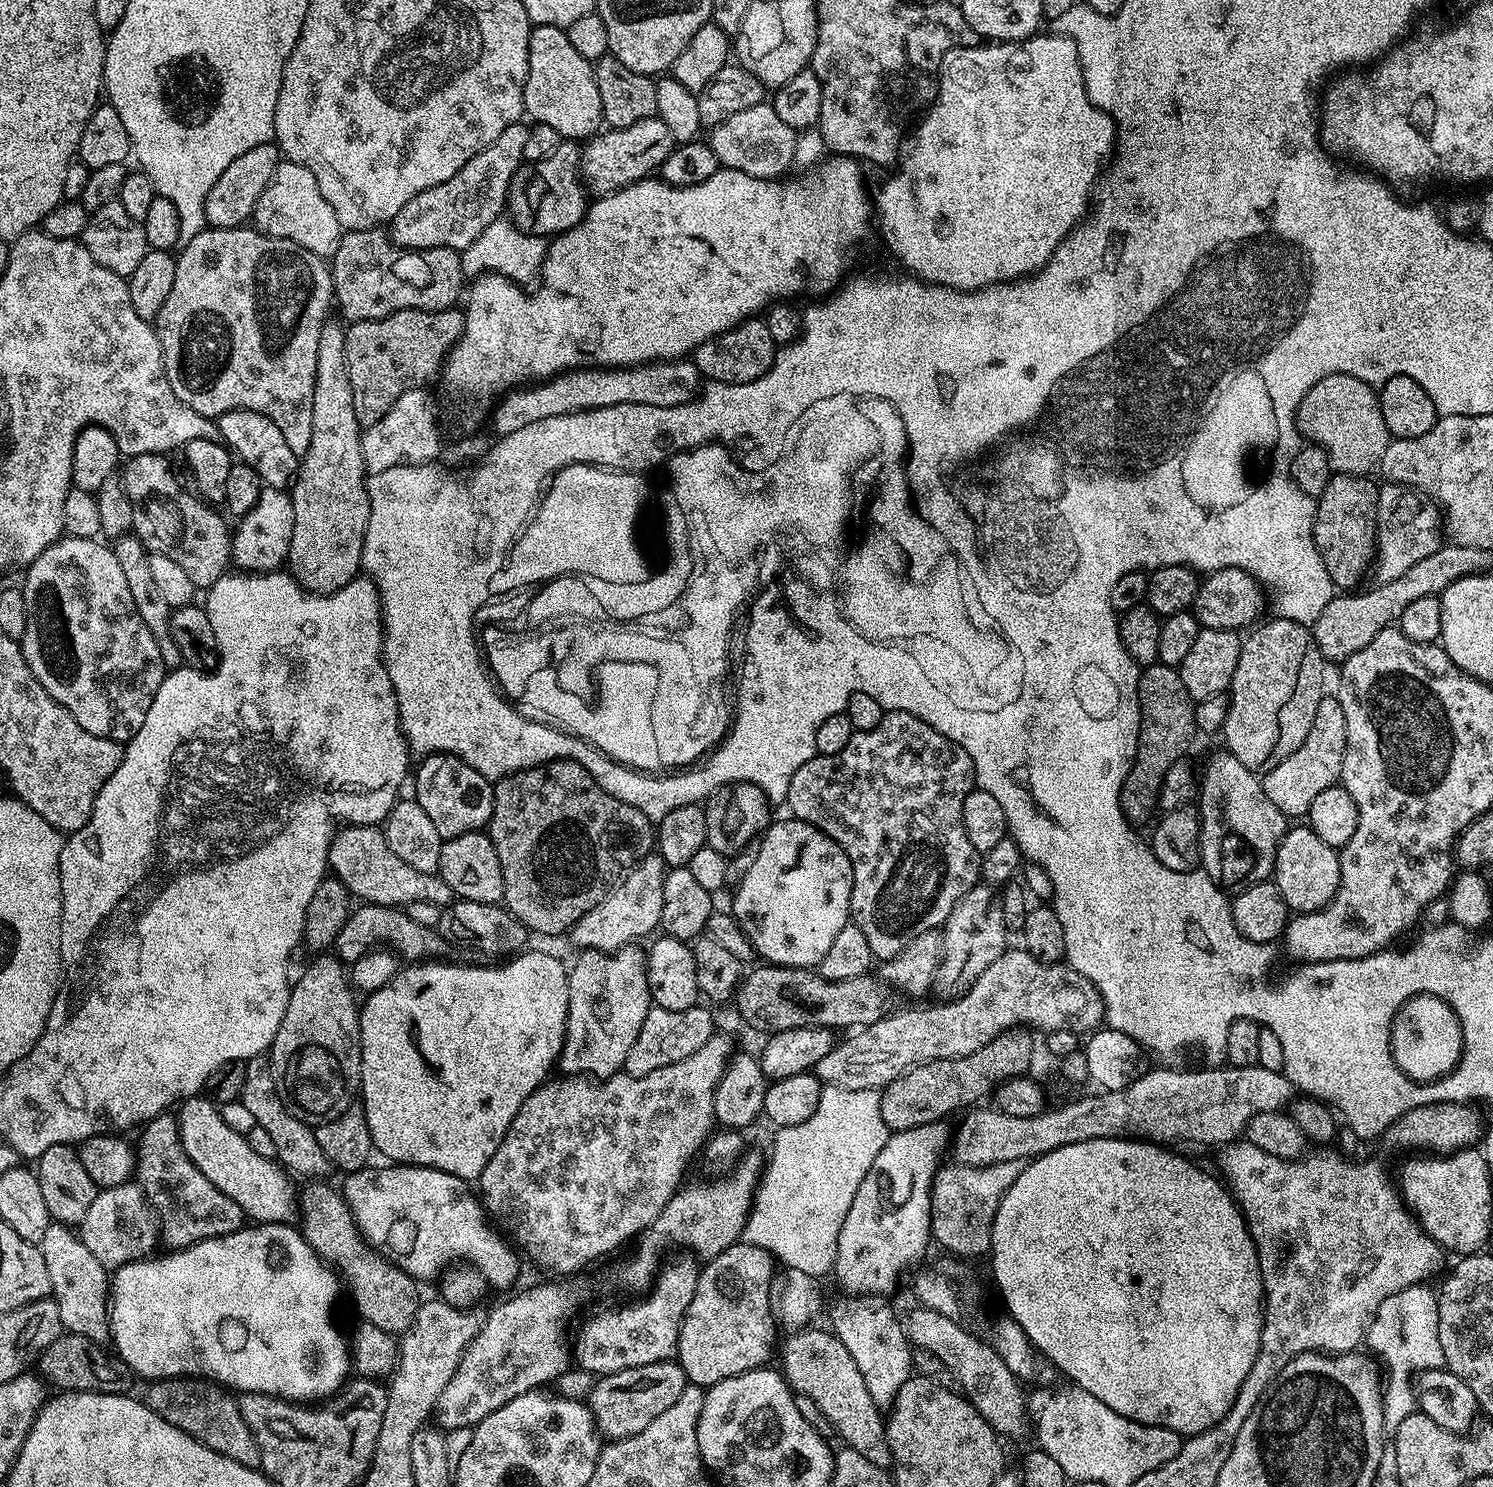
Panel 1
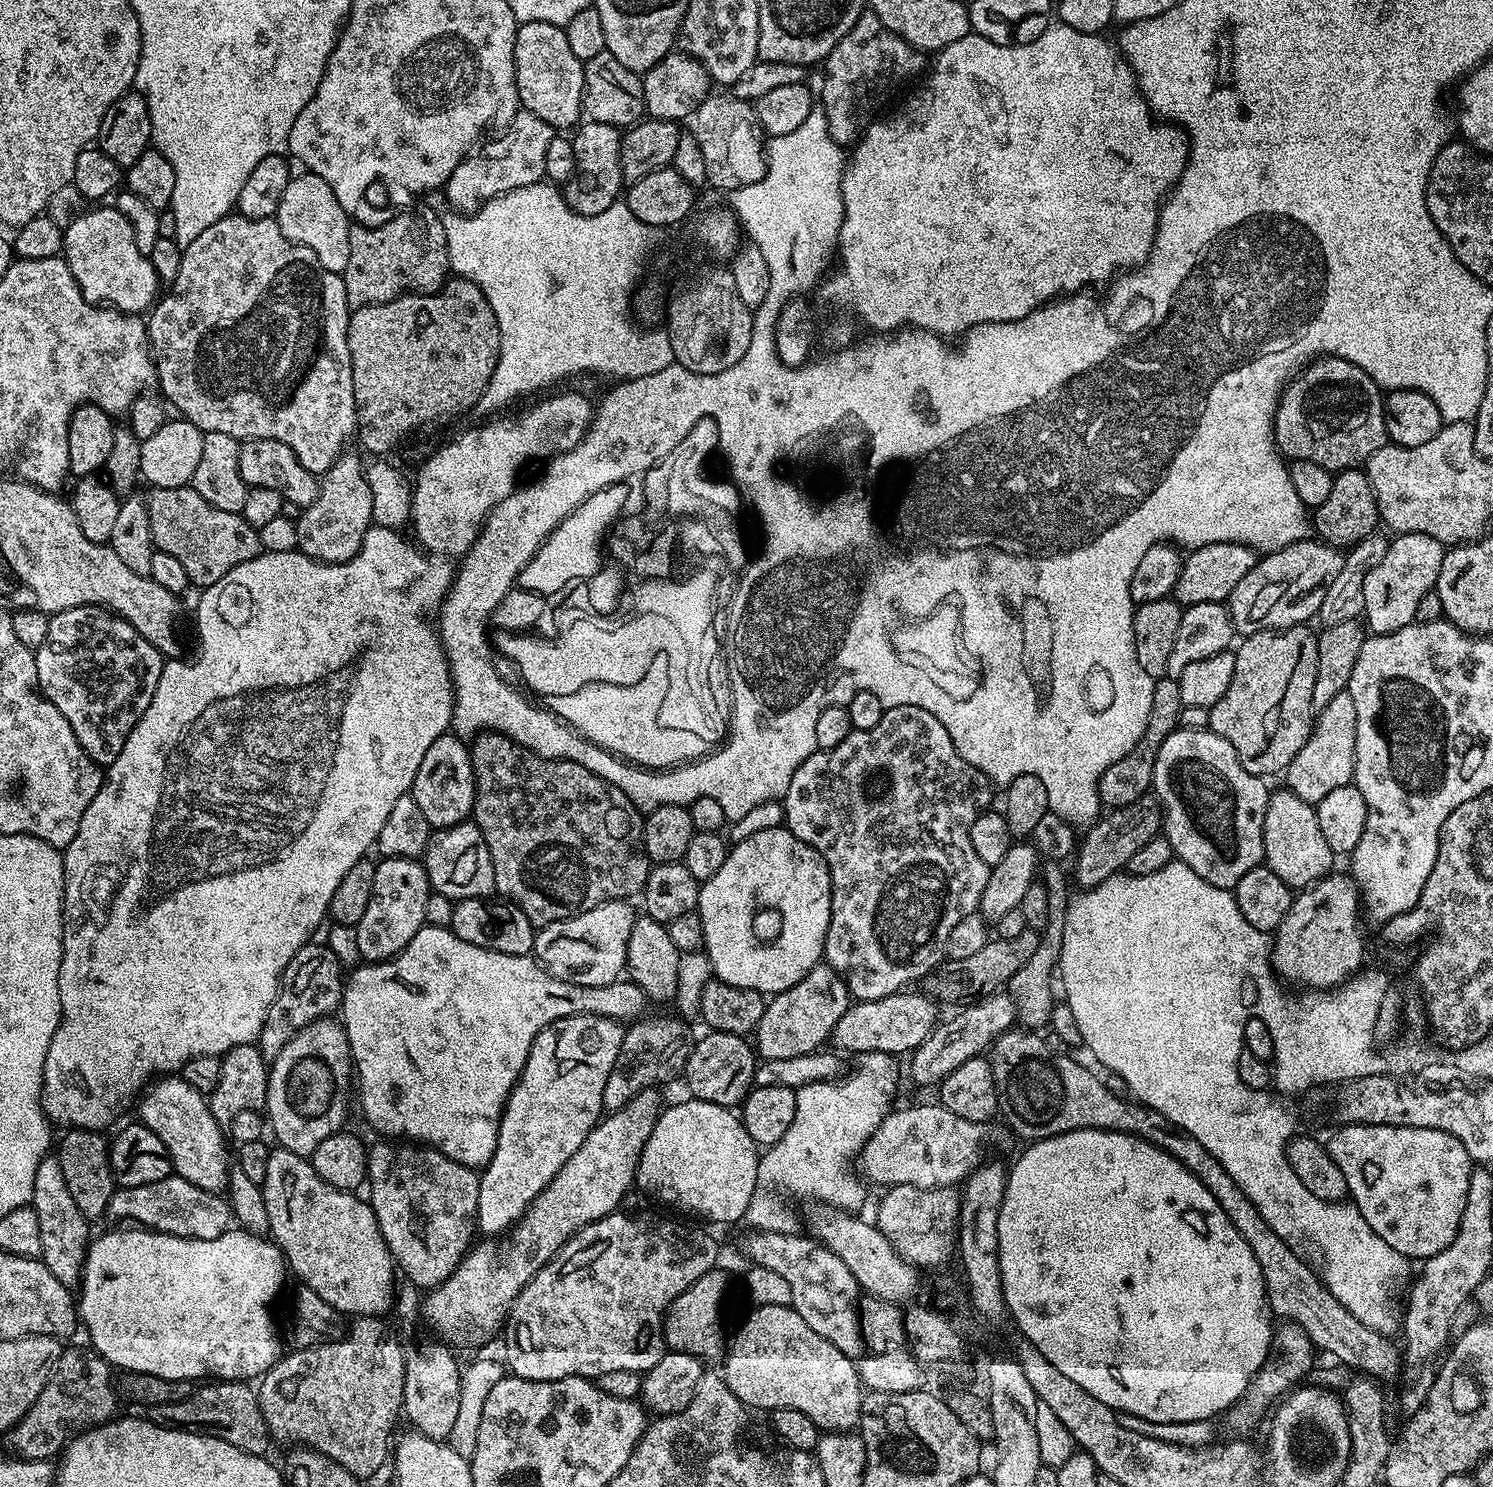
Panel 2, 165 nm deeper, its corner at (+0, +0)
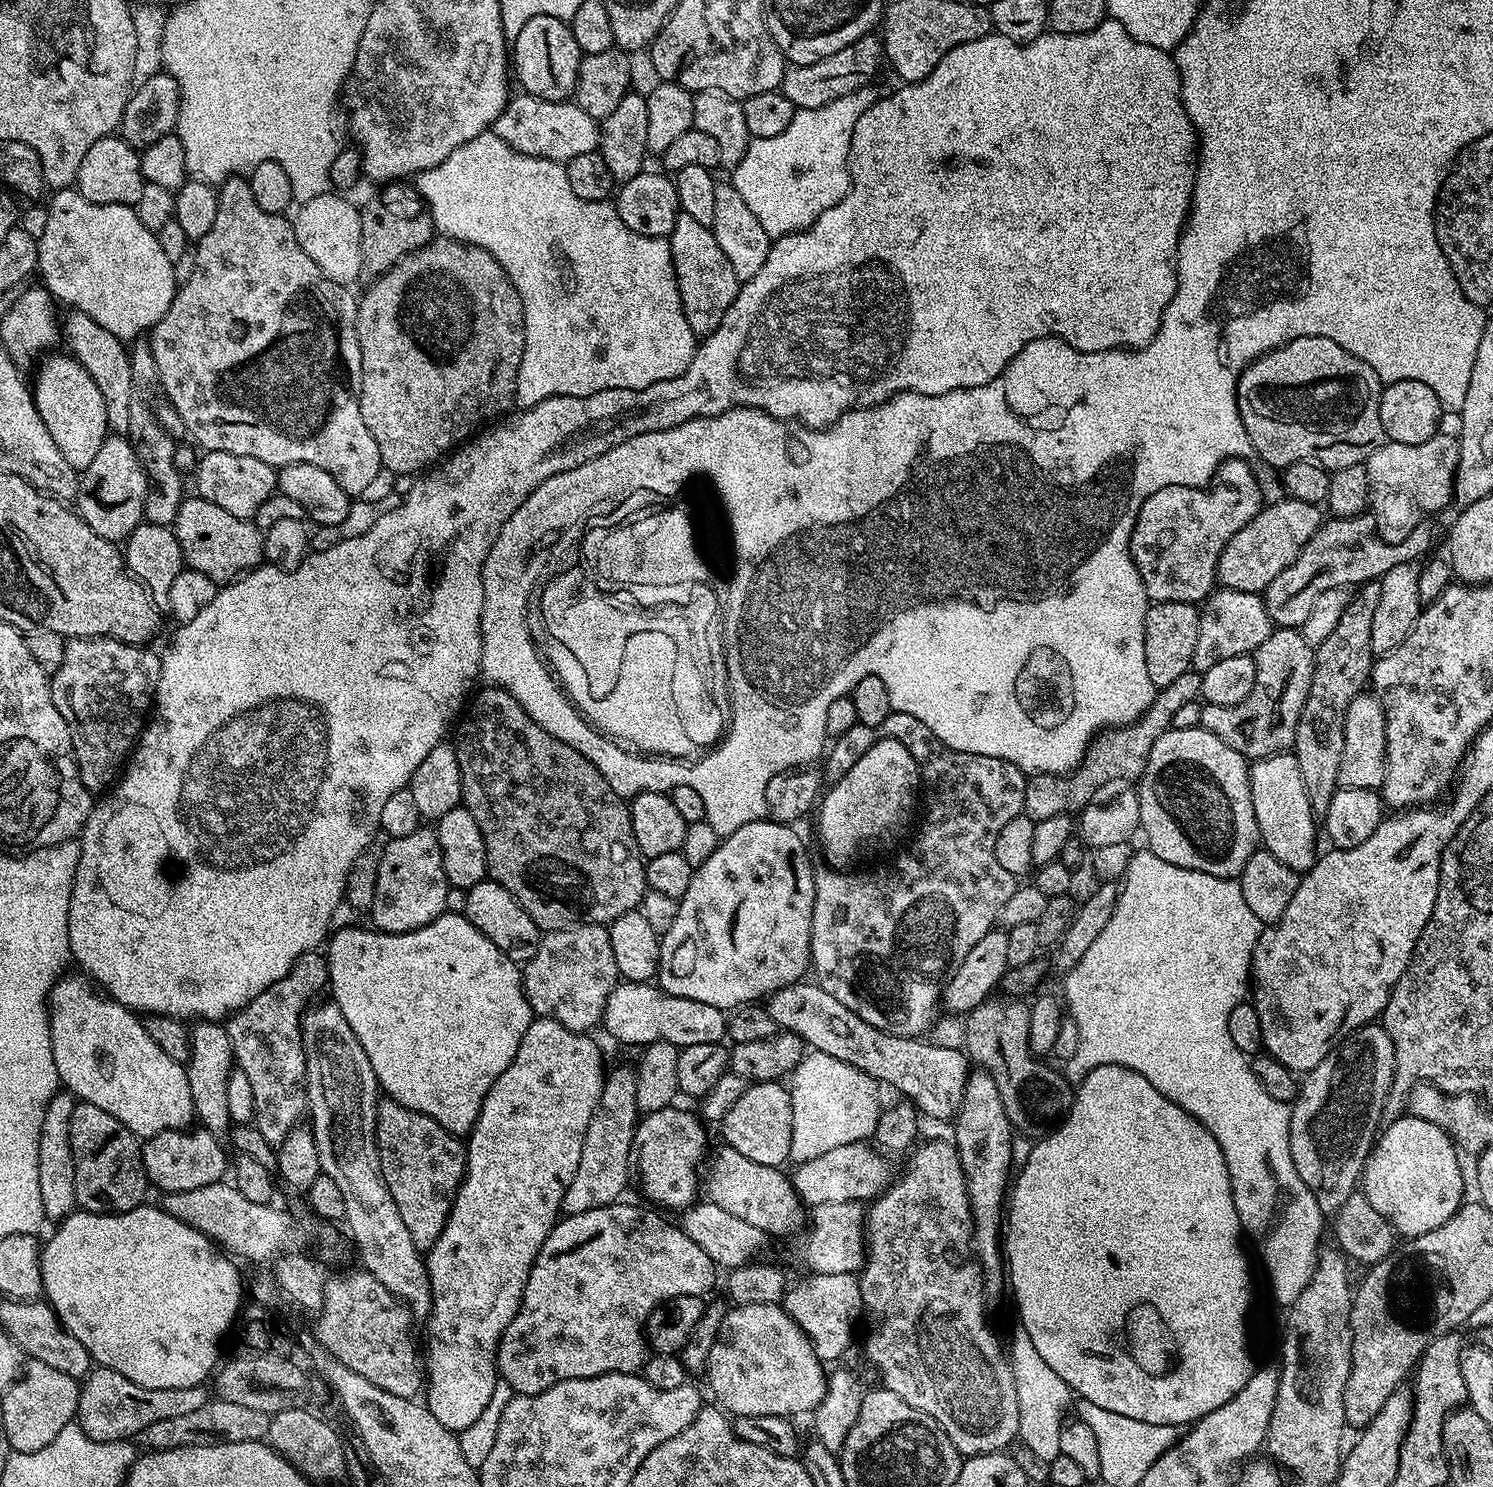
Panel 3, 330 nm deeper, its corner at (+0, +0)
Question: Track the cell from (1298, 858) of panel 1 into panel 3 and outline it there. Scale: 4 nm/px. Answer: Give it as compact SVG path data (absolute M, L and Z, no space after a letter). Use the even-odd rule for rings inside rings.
M1286 751L1279 752L1276 756L1267 756L1264 760L1257 760L1251 765L1248 777L1263 851L1274 854L1274 858L1278 858L1282 866L1290 866L1290 870L1301 874L1307 872L1315 866L1318 859L1318 820L1313 813L1302 770L1298 770L1295 755Z

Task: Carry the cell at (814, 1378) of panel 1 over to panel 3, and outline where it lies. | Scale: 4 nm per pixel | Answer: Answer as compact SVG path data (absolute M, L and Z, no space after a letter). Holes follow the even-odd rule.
M737 1304L729 1307L722 1318L718 1338L714 1346L710 1346L707 1376L713 1394L721 1400L719 1403L733 1417L770 1414L792 1418L795 1417L795 1412L811 1413L822 1402L828 1385L828 1372L812 1349L808 1335L798 1327L794 1318L788 1316L780 1304Z

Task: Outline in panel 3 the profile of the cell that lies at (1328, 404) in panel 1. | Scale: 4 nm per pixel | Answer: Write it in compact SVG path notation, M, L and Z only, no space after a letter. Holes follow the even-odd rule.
M1299 336L1281 348L1273 348L1252 361L1240 376L1236 387L1236 405L1242 424L1252 443L1253 453L1261 456L1272 470L1283 470L1294 462L1312 460L1335 470L1364 464L1375 448L1385 443L1380 417L1382 385L1378 374L1350 350L1342 350L1336 340L1321 336Z

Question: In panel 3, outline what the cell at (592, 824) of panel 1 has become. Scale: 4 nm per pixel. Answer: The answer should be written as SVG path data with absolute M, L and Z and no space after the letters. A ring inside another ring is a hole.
M484 686L484 689L478 692L475 693L476 701L474 701L475 696L471 701L472 709L470 709L471 704L467 709L468 717L464 721L461 719L455 725L454 747L458 754L458 770L462 774L462 804L470 810L470 814L474 814L474 822L478 822L478 830L482 830L482 838L486 842L488 876L502 886L506 886L510 894L514 894L522 910L526 910L526 914L534 918L534 922L544 934L561 932L563 928L574 928L578 924L608 926L622 914L637 911L646 891L644 882L646 861L640 855L638 842L634 842L634 826L630 822L629 805L625 797L614 794L614 790L610 790L610 785L606 783L606 778L602 778L602 774L598 774L598 770L594 770L594 766L590 766L590 762L586 762L586 758L582 758L578 750L573 750L571 746L558 742L554 734L546 734L546 730L542 730L538 722L529 718L522 710L520 703L504 688Z

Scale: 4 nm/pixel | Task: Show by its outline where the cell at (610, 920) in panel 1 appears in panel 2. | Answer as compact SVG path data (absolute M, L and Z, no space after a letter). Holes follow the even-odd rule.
M607 900L569 920L555 920L536 932L534 956L551 976L578 986L606 986L621 979L626 946L637 913L628 900Z

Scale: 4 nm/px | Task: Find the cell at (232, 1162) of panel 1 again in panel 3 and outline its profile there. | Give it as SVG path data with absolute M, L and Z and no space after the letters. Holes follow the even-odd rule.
M61 975L48 996L50 1046L54 1050L54 1066L58 1066L61 1085L77 1101L98 1106L98 1110L106 1110L106 1114L118 1118L118 1122L122 1122L122 1126L126 1126L126 1130L138 1138L175 1128L187 1129L193 1123L196 1111L190 1098L190 1082L185 1065L174 1062L174 1058L165 1054L162 1046L150 1038L147 1027L137 1013L99 991L92 992L93 985L83 975L68 975Z

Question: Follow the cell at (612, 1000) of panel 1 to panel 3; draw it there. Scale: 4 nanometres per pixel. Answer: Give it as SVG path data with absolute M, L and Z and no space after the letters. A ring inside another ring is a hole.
M533 1019L532 1025L528 1027L518 1046L518 1054L514 1054L514 1062L510 1062L510 1066L506 1066L506 1070L498 1074L494 1086L490 1086L490 1094L486 1094L482 1102L482 1110L478 1114L476 1124L466 1137L464 1180L460 1183L460 1191L456 1194L456 1200L452 1204L448 1221L438 1242L434 1242L434 1246L426 1252L428 1277L432 1287L430 1301L432 1317L428 1320L428 1360L426 1356L426 1392L428 1388L426 1407L430 1410L430 1414L434 1414L434 1418L438 1418L438 1422L442 1422L442 1426L446 1426L446 1430L451 1432L459 1434L462 1430L466 1430L466 1426L470 1426L482 1415L482 1410L486 1410L486 1402L490 1402L490 1394L494 1394L494 1386L498 1379L496 1349L500 1346L500 1335L516 1317L536 1255L540 1253L546 1238L558 1222L564 1195L570 1182L574 1182L574 1173L578 1171L578 1158L582 1158L582 1142L586 1142L586 1126L590 1126L590 1114L594 1114L594 1106L598 1106L598 1098L602 1094L606 1075L604 1056L590 1037L591 1035L562 1026L557 1020Z

